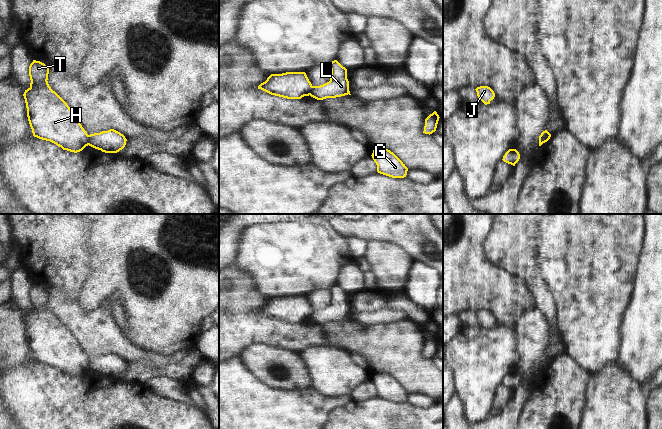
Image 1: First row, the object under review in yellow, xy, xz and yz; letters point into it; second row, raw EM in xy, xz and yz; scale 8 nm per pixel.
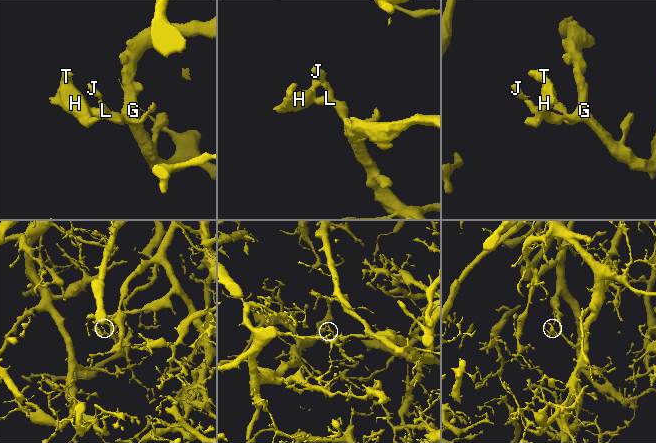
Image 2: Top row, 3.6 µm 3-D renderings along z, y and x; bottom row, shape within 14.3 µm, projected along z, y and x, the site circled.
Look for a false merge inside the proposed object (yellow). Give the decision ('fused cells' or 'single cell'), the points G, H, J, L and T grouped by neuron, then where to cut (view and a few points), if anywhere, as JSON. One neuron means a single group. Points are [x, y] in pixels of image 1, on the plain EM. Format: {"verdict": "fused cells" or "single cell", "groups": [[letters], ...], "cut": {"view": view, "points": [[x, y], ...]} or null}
{"verdict": "fused cells", "groups": [["G", "J", "L"], ["H", "T"]], "cut": {"view": "xy", "points": [[87, 359], [88, 368]]}}

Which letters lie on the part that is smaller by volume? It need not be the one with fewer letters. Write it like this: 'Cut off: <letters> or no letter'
Cut off: H, T

